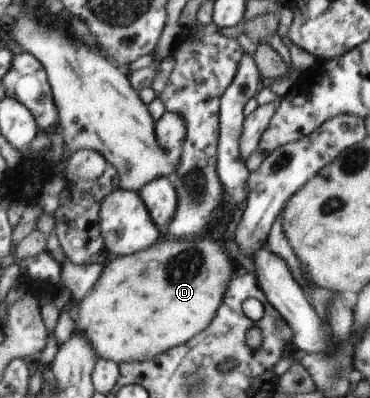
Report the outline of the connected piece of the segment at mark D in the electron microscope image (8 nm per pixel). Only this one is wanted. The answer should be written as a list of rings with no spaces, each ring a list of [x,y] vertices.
[[[205,236],[185,240],[161,239],[145,250],[113,258],[102,266],[101,278],[78,306],[76,328],[89,336],[89,342],[103,360],[113,360],[118,365],[119,362],[152,359],[199,335],[212,322],[228,292],[231,272],[233,270],[227,256]]]

